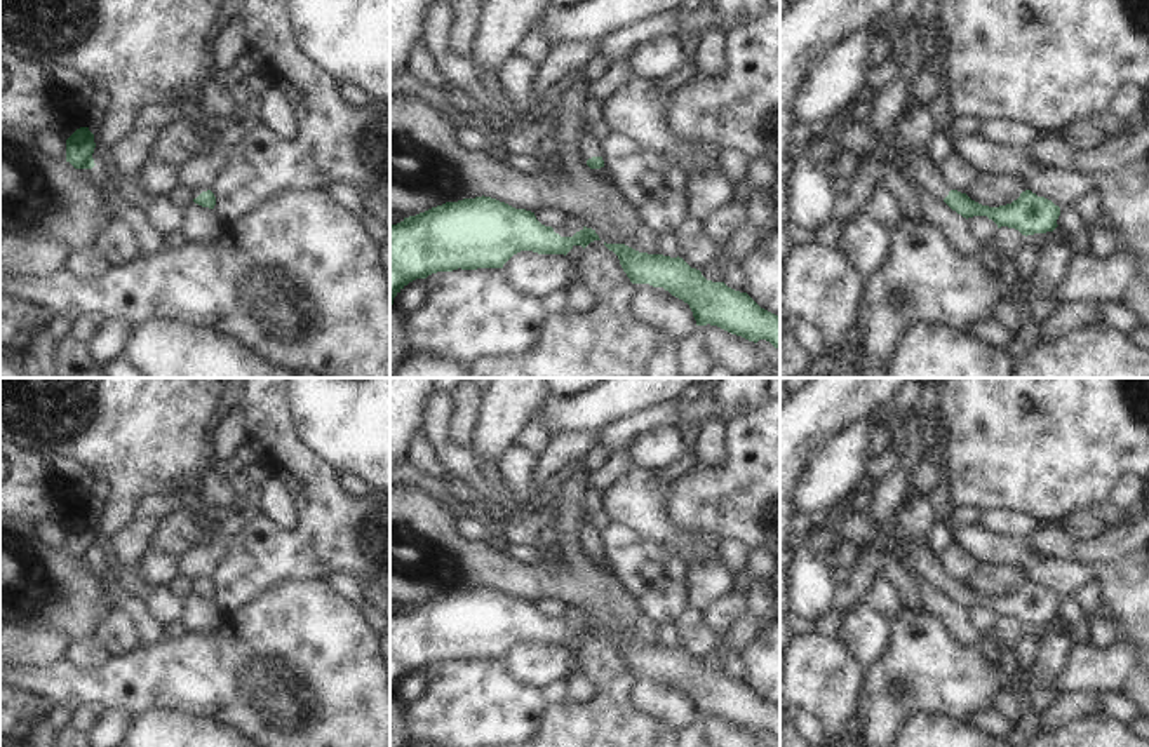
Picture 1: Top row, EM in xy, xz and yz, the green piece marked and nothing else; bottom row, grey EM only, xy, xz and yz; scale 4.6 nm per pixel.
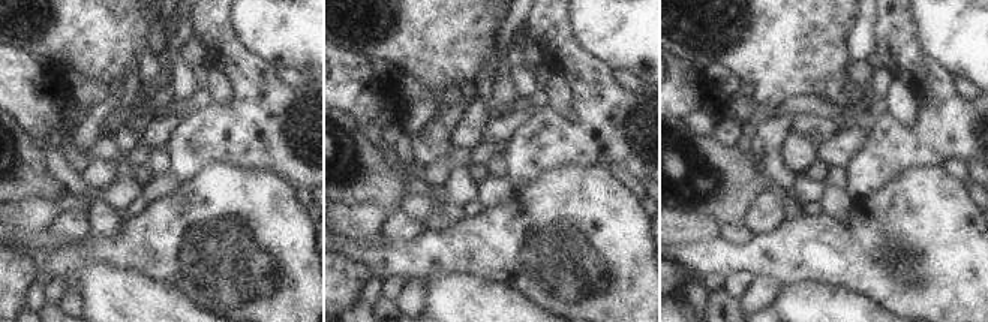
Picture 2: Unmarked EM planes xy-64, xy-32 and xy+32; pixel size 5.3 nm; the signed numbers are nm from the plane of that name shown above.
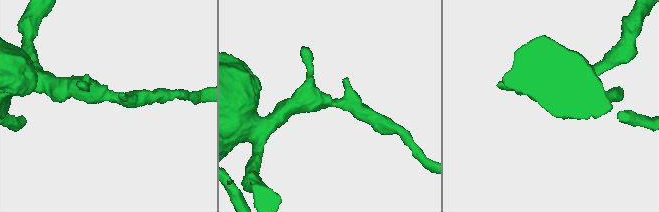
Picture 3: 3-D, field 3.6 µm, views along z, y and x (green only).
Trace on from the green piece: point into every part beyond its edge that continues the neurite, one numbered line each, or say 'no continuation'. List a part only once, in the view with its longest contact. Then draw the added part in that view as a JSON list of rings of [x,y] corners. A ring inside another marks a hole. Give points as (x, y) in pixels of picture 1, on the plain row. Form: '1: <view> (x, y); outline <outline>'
1: xz (589, 537); outline [[[583,512],[581,522],[580,522],[580,542],[581,548],[587,552],[592,547],[602,547],[602,533],[599,533],[588,521],[588,514]]]

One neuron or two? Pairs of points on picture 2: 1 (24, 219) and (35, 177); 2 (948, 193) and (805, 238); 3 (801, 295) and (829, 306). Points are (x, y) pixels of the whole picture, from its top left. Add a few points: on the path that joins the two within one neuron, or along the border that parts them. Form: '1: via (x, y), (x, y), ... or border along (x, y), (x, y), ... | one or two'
1: border along (65, 195), (21, 199), (15, 204) | two
2: via (912, 229), (903, 238), (841, 238) | one
3: via (808, 303), (811, 306), (822, 306) | one

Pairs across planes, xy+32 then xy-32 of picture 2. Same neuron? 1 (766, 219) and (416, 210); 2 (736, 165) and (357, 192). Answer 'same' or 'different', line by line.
1: same
2: same

